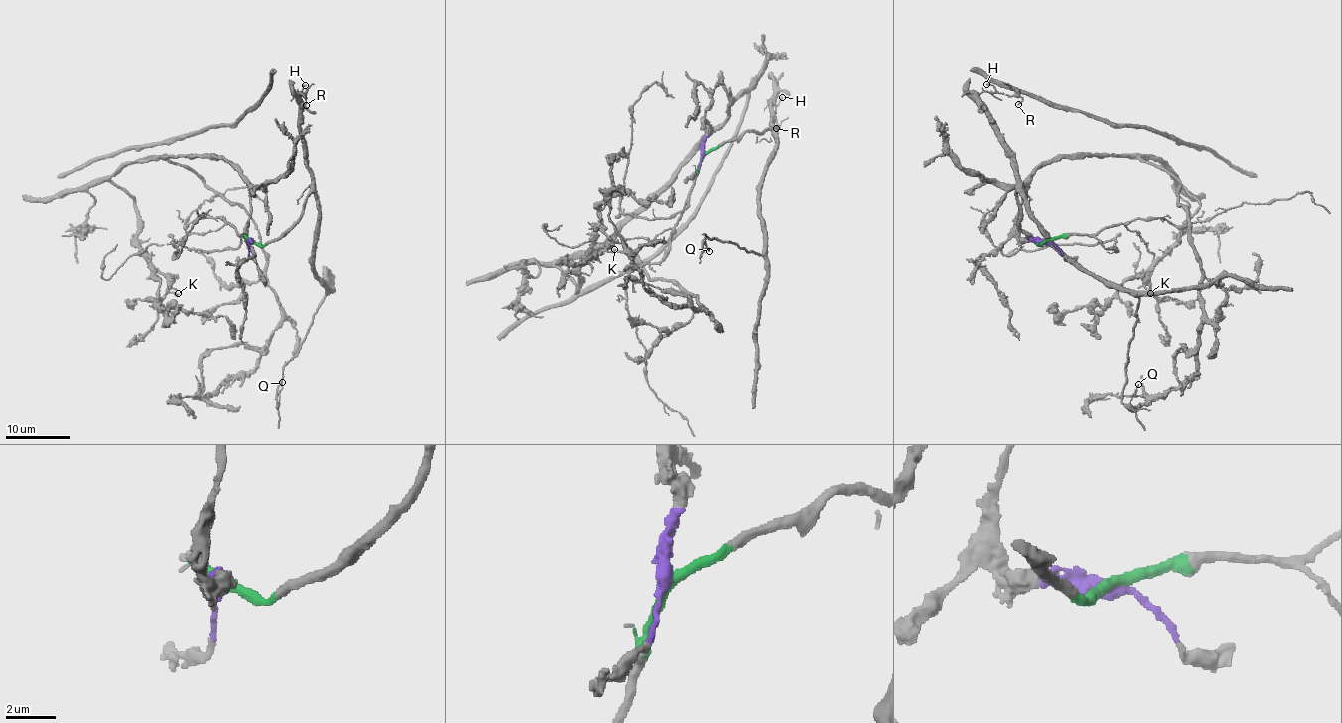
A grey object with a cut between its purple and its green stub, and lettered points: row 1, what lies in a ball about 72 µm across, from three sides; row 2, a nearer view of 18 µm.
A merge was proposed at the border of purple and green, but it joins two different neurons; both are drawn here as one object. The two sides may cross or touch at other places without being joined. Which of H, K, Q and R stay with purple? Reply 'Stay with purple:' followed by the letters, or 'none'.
Stay with purple: K

